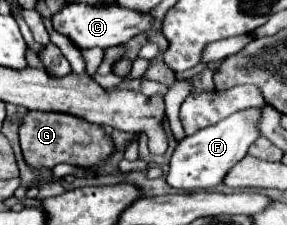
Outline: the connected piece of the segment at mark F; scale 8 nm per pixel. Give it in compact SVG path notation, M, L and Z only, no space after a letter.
M241 110L237 114L231 114L223 122L217 122L213 126L207 126L199 130L193 136L187 136L181 140L171 156L169 172L167 172L167 184L177 190L193 192L193 190L211 190L219 184L223 184L225 174L247 154L249 146L259 138L257 130L257 110Z

